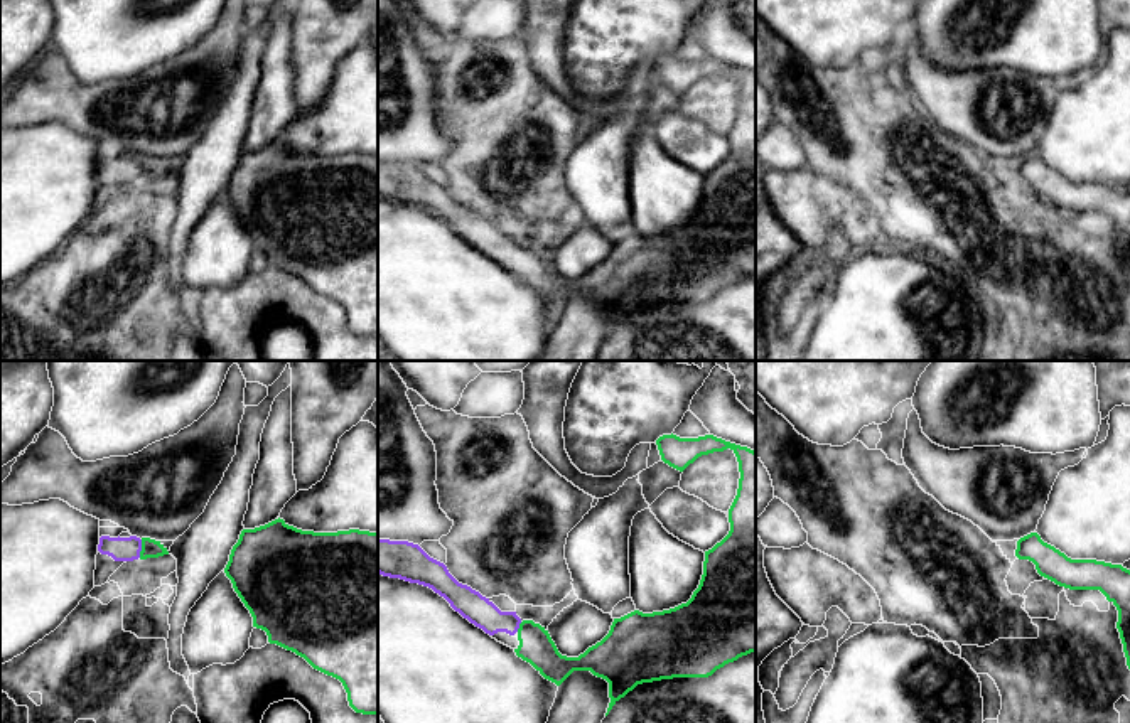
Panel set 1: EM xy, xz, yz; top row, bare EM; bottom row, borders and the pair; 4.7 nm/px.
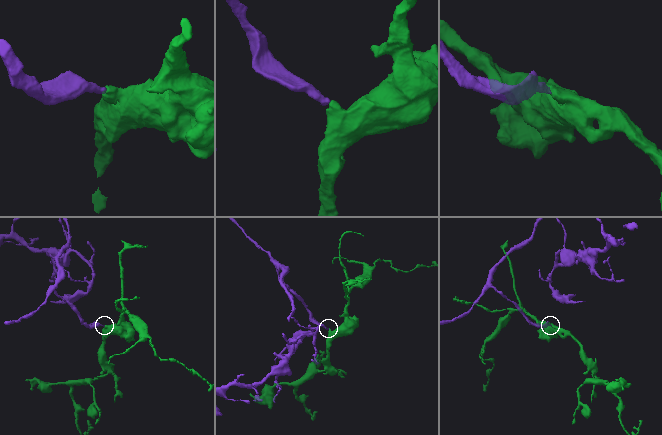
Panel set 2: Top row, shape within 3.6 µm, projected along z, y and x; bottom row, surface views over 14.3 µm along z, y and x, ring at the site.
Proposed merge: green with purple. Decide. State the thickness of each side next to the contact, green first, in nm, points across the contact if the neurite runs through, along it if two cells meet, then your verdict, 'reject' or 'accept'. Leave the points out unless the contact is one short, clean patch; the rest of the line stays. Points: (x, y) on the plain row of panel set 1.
90 nm thick on the green side, 110 nm on the other; runs through xy (150, 171), (142, 171), (118, 171); accept

